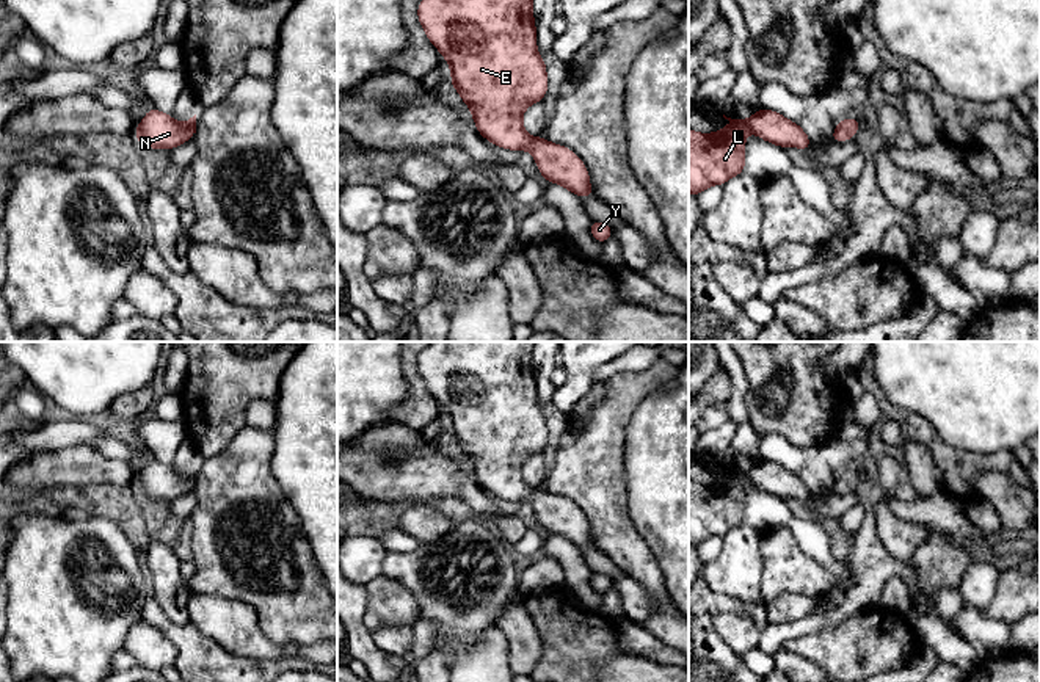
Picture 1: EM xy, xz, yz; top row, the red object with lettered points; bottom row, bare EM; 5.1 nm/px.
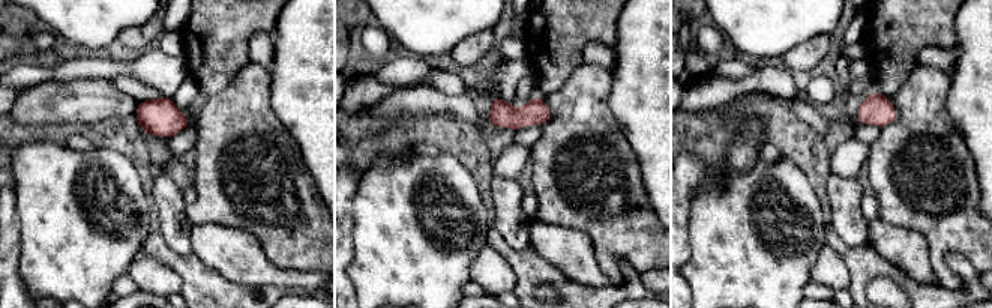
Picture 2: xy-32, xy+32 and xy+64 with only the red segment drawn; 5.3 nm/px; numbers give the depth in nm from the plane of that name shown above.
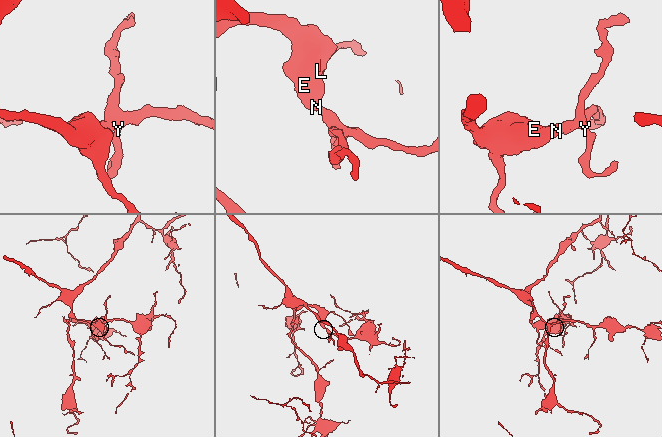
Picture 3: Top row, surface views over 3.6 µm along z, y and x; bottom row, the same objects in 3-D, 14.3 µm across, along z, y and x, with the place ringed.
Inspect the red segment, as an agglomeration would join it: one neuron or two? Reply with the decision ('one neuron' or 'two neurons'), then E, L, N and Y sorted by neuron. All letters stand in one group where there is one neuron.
one neuron; E L N Y

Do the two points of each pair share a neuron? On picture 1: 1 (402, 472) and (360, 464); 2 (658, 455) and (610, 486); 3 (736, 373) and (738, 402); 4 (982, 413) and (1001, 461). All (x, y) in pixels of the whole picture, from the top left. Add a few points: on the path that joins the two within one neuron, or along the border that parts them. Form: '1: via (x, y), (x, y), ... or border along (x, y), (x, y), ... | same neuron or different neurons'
1: via (391, 466), (370, 464) | same neuron
2: border along (626, 438), (625, 488), (629, 511) | different neurons
3: via (738, 380), (738, 395) | same neuron
4: border along (1010, 449), (992, 453), (960, 450) | different neurons

